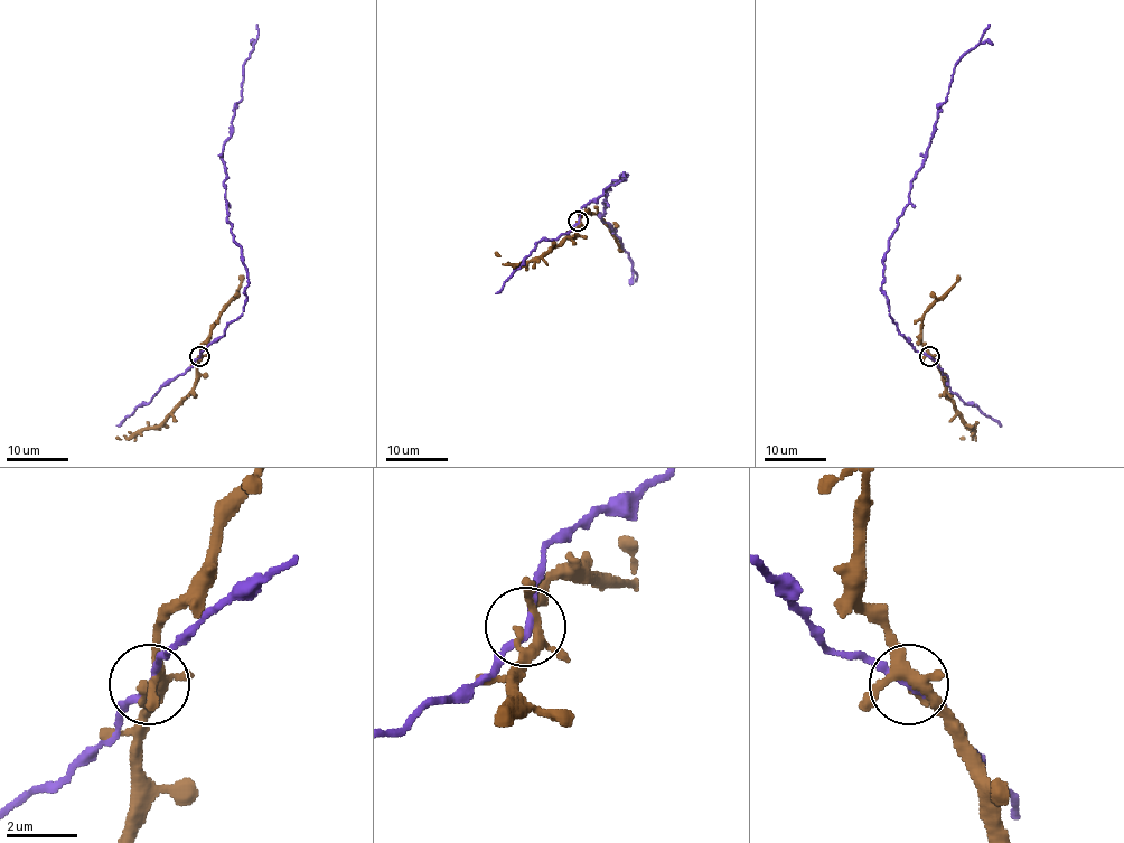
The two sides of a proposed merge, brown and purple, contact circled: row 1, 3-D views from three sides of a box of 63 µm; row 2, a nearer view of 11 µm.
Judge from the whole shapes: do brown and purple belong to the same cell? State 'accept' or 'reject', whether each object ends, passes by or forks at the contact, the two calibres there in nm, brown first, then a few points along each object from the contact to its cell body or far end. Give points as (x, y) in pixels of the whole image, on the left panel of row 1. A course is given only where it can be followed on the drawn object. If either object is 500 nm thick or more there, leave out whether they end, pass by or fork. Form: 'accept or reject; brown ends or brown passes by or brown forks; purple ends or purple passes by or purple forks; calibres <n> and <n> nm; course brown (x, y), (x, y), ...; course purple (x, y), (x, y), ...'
accept; brown ends; purple passes by; calibres 200 and 160 nm; course brown (198, 356), (193, 392), (160, 424), (137, 430), (128, 438), (115, 438); course purple (198, 356), (241, 315), (246, 296), (222, 152), (255, 24)

